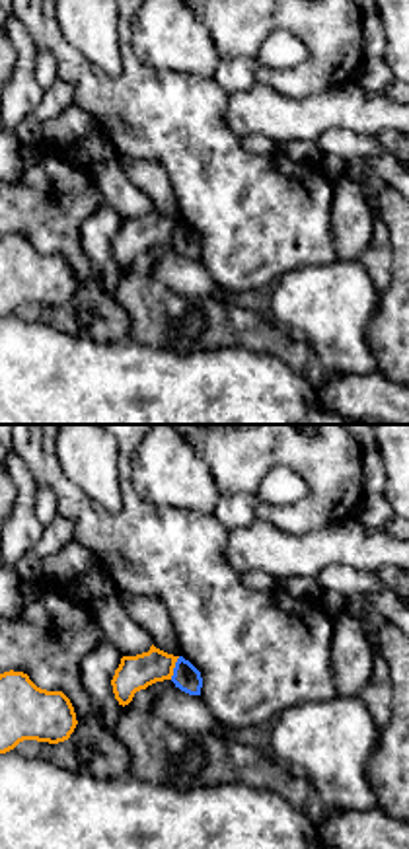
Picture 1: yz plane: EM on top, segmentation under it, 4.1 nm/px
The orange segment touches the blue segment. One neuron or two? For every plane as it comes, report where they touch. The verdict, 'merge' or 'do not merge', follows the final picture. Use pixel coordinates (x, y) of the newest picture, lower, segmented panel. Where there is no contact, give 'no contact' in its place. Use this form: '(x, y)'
(174, 666)

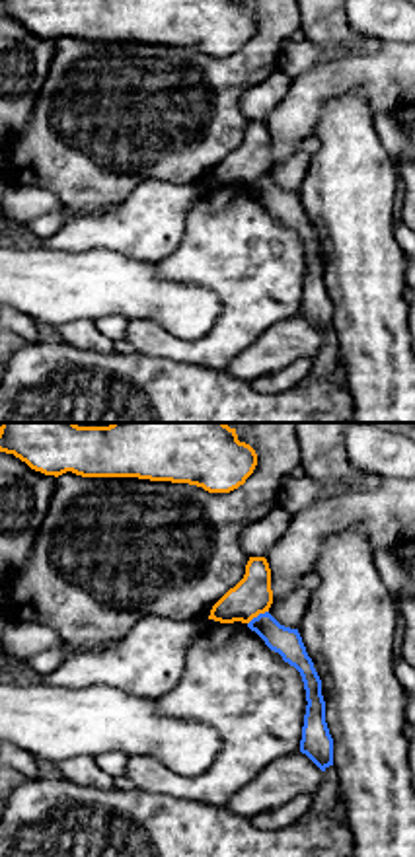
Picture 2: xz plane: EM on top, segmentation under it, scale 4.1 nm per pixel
(258, 614)

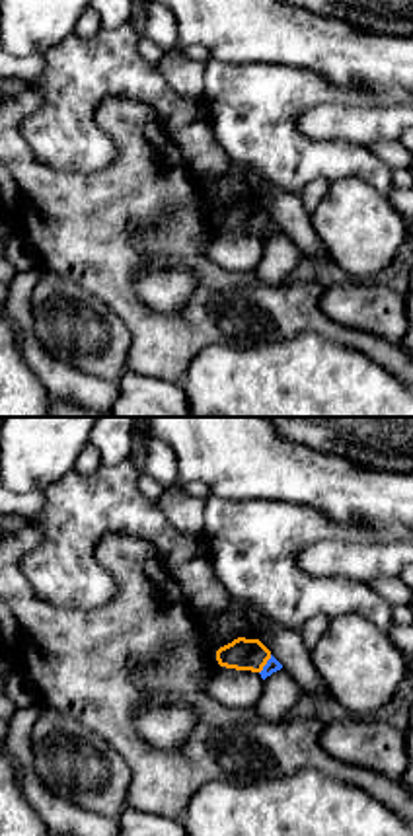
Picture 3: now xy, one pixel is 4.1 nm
(265, 663)

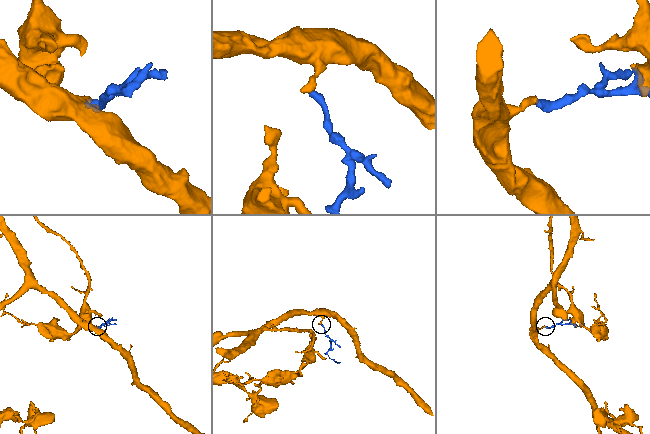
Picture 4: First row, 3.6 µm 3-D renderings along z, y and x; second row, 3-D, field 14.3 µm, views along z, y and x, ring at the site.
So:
do not merge

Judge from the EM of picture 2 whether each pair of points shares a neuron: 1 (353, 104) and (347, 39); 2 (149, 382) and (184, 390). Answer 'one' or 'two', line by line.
1: two
2: one

